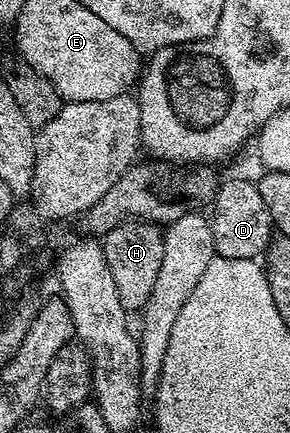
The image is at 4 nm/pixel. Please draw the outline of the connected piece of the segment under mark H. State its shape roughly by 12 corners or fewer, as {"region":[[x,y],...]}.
{"region":[[129,220],[100,243],[120,302],[142,309],[164,258],[163,229]]}

